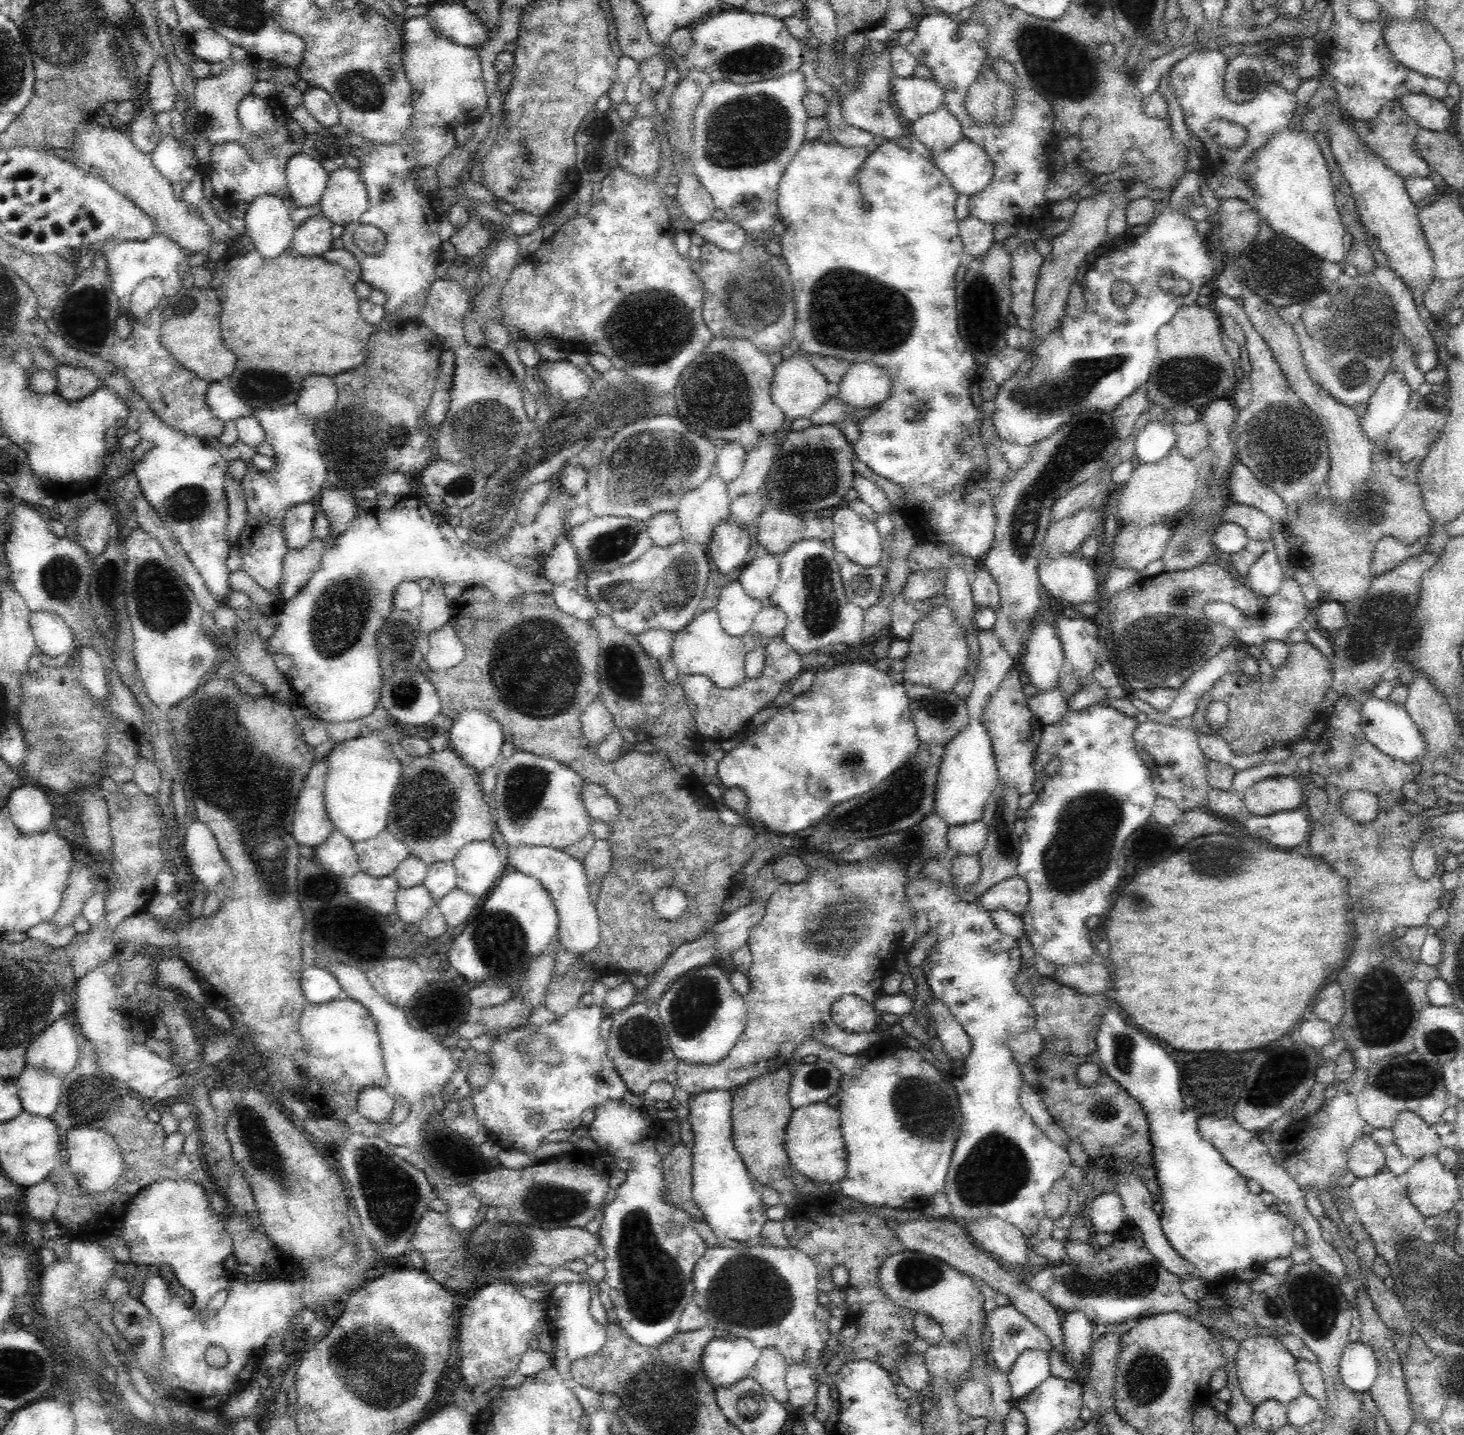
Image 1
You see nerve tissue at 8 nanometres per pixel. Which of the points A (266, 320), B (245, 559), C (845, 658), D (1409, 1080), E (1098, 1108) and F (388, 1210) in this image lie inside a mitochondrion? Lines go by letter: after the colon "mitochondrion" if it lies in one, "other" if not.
A: other
B: other
C: other
D: mitochondrion
E: mitochondrion
F: mitochondrion

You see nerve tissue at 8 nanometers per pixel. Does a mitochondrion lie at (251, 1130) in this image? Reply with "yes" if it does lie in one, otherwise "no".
yes

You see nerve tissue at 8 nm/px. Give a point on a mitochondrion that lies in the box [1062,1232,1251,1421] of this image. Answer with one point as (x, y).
(1146, 1377)

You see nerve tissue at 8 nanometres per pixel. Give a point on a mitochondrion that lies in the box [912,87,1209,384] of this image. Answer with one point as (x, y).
(983, 281)

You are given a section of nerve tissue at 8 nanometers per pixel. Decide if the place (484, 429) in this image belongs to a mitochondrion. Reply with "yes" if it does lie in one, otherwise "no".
yes

